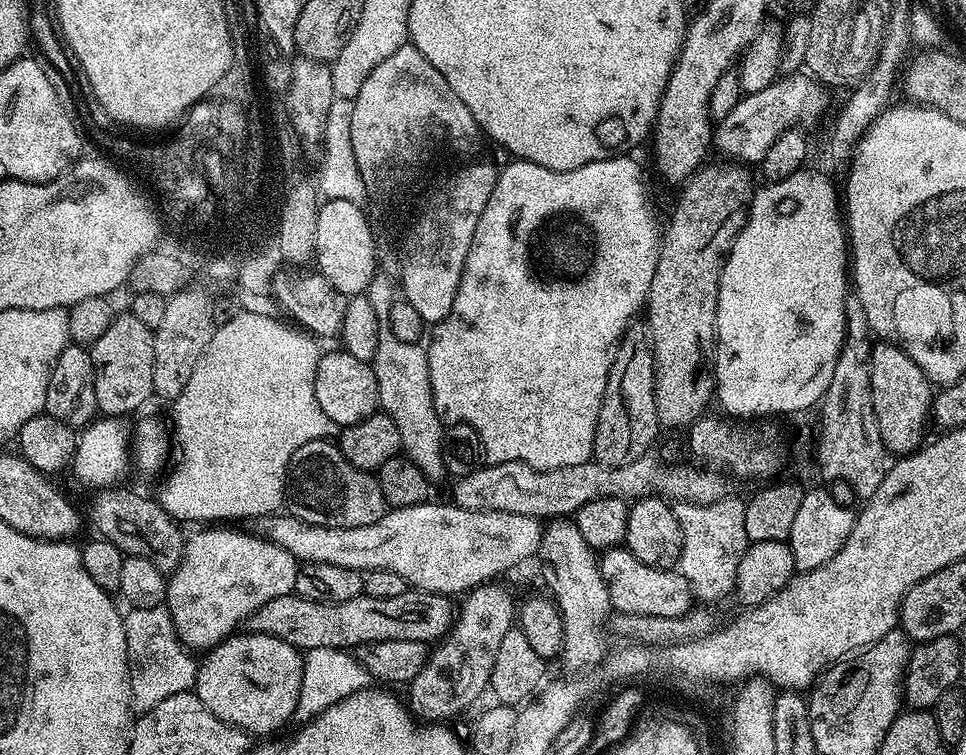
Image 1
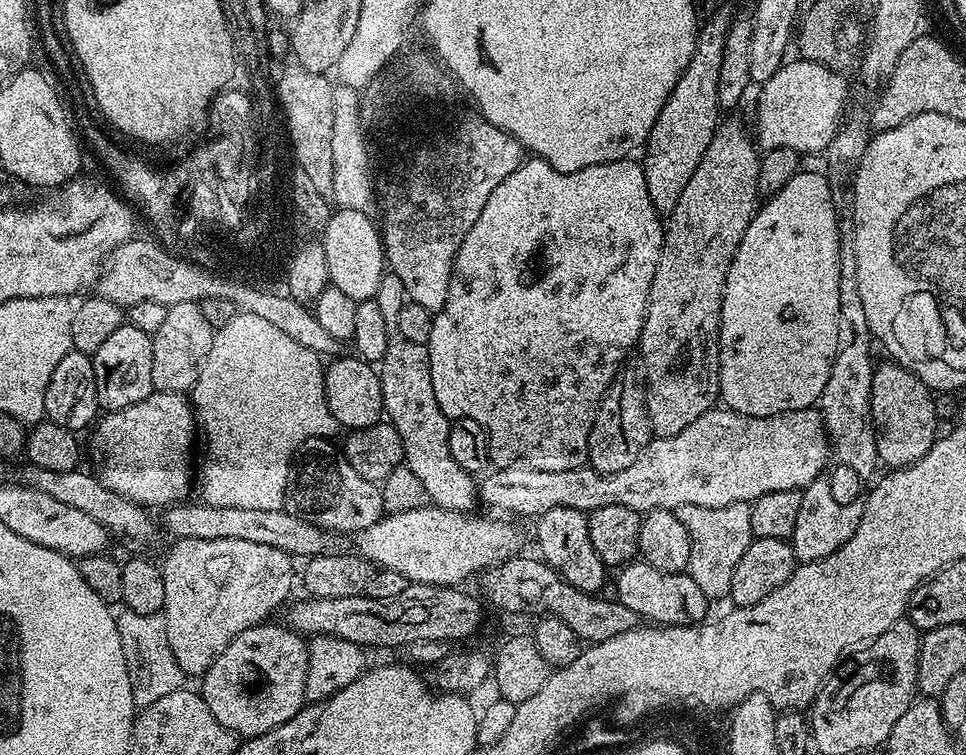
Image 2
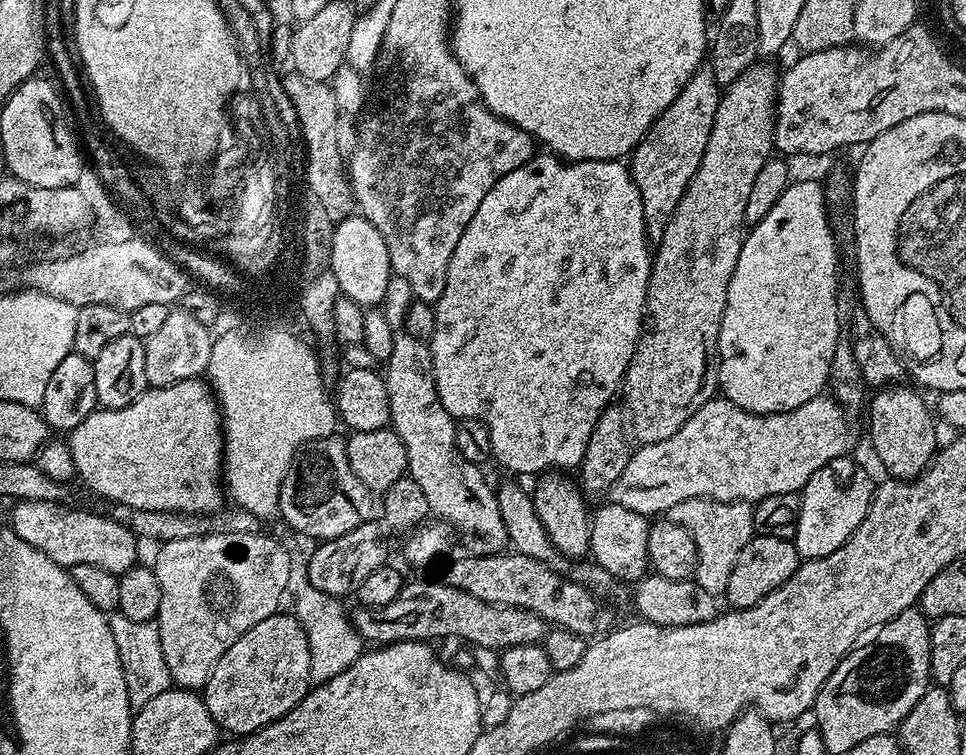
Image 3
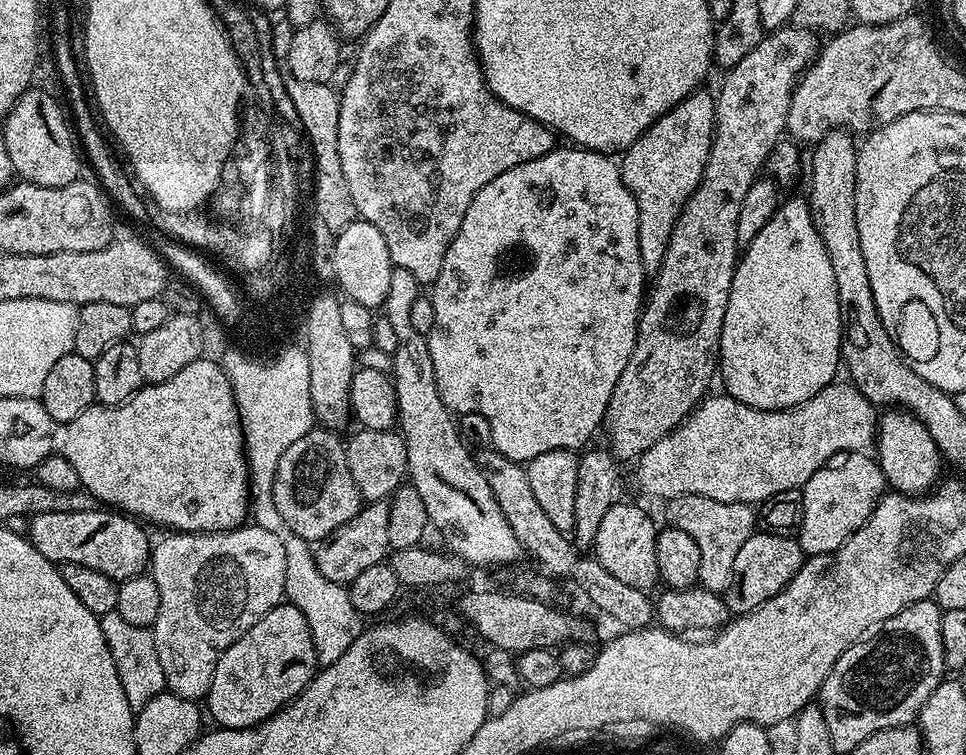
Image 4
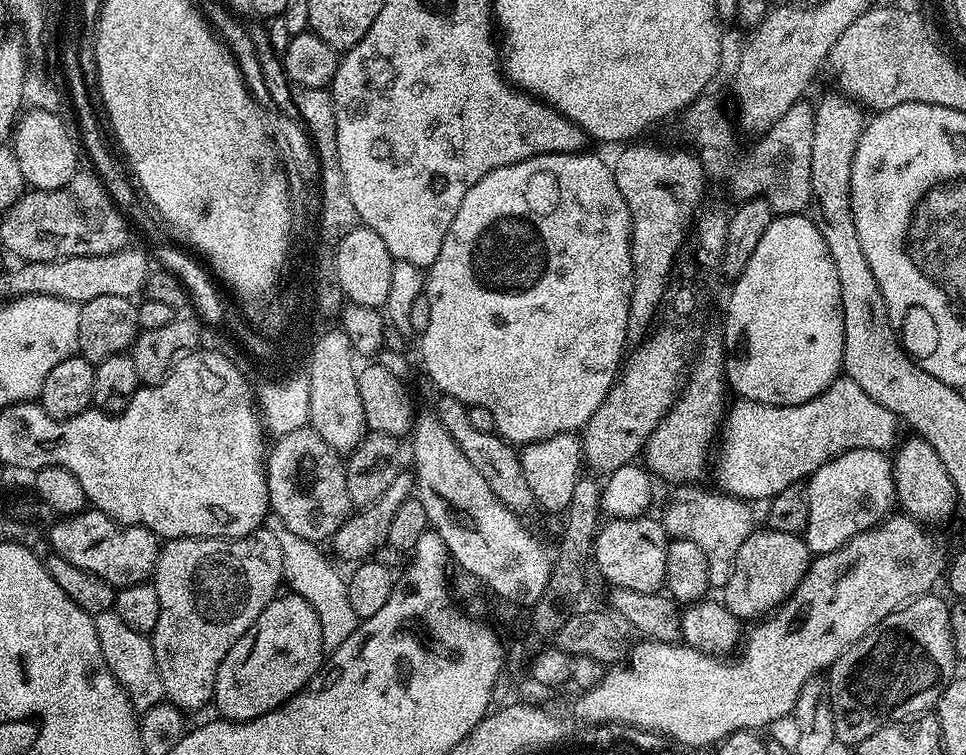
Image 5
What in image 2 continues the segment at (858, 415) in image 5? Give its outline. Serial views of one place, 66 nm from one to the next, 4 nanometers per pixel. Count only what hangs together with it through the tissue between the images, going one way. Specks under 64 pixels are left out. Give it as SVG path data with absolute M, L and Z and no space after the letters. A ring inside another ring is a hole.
M713 406L702 413L686 430L678 430L673 436L659 436L648 441L638 458L625 471L601 476L591 466L574 470L538 470L529 464L517 462L489 471L479 481L478 500L489 504L500 514L513 512L516 516L539 518L551 508L574 508L585 514L602 506L630 506L638 513L653 512L659 508L678 506L730 506L734 502L748 504L762 498L762 494L774 494L774 490L803 490L810 482L821 479L824 463L829 463L830 445L824 418L815 407L783 412L777 416L747 416L730 411L723 406Z

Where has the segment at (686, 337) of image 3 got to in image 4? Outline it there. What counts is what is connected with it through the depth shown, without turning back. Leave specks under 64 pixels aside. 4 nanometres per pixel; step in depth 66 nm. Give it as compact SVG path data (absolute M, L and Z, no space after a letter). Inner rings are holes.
M797 26L771 29L771 31L764 35L762 42L758 42L758 46L754 46L754 50L750 50L750 54L746 54L746 58L742 58L742 62L738 62L733 68L727 69L727 71L723 73L724 81L720 84L720 93L715 93L714 96L716 102L716 122L712 138L712 149L708 152L708 161L704 167L704 173L700 179L699 186L686 202L686 206L682 210L678 222L674 222L674 230L670 234L670 242L666 246L666 254L662 258L659 268L655 269L654 272L656 281L654 281L653 284L651 281L650 287L646 292L646 299L642 305L640 314L640 323L636 326L636 345L630 354L630 362L626 362L626 370L622 370L622 378L618 378L618 386L614 386L614 394L610 394L608 409L604 411L602 432L608 435L608 441L606 441L607 447L610 449L612 455L616 457L617 461L635 461L646 450L650 450L650 446L654 446L654 442L658 442L663 436L670 434L679 424L682 424L684 419L692 413L692 409L695 408L701 400L705 399L706 393L709 391L709 389L707 390L708 383L711 382L712 376L714 380L714 377L717 375L722 322L726 318L726 306L730 298L730 286L732 285L732 279L736 273L738 263L738 245L736 242L738 238L738 214L742 214L742 202L746 198L750 186L761 175L760 167L763 169L765 165L767 165L768 157L772 155L778 141L785 135L788 127L788 111L790 110L790 102L792 101L792 91L796 89L797 80L804 75L805 68L816 58L818 51L818 43L816 44L816 40L818 40L817 33L807 32L806 29Z

